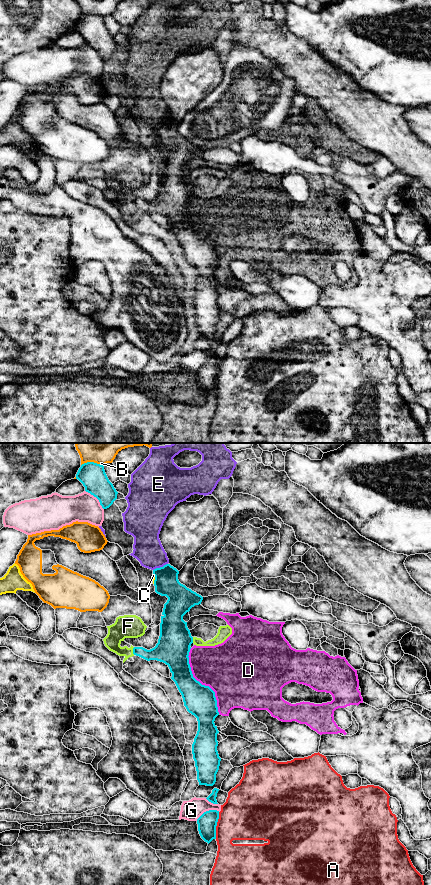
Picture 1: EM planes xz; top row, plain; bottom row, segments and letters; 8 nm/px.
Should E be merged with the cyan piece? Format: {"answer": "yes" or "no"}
{"answer": "no"}

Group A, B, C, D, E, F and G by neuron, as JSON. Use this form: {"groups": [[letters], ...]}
{"groups": [["A"], ["B"], ["C", "D", "E"], ["F"], ["G"]]}

